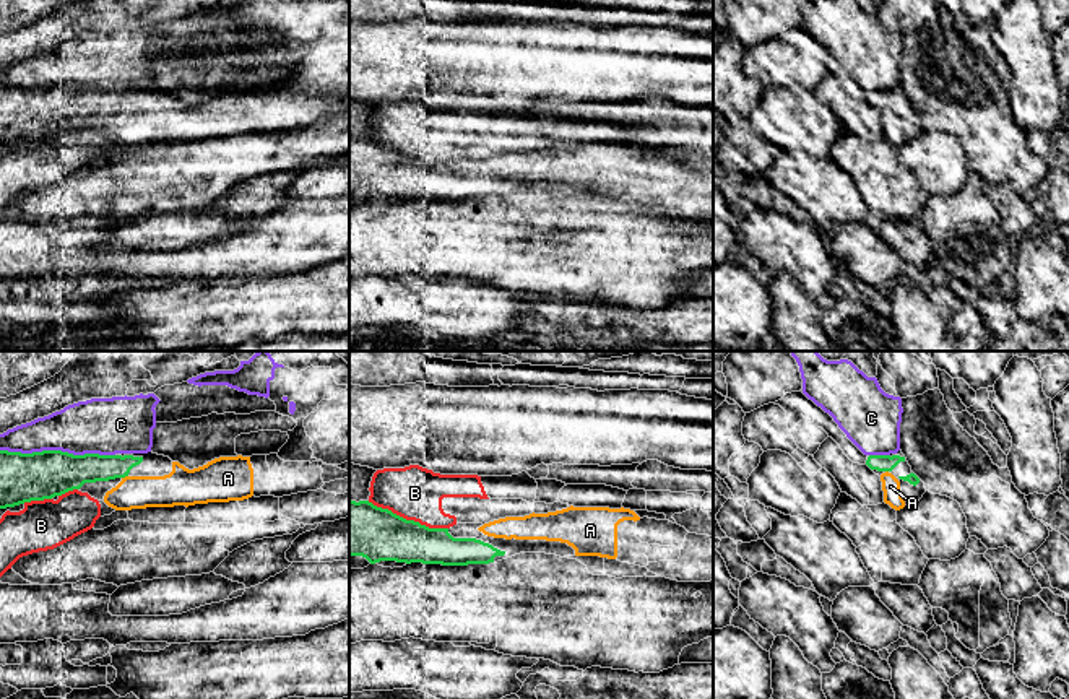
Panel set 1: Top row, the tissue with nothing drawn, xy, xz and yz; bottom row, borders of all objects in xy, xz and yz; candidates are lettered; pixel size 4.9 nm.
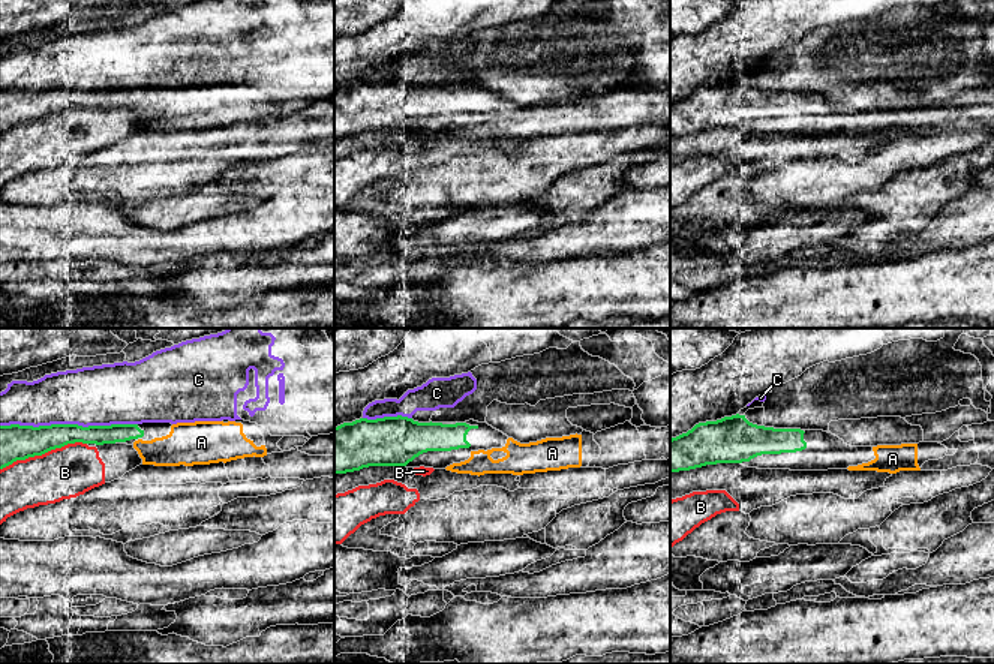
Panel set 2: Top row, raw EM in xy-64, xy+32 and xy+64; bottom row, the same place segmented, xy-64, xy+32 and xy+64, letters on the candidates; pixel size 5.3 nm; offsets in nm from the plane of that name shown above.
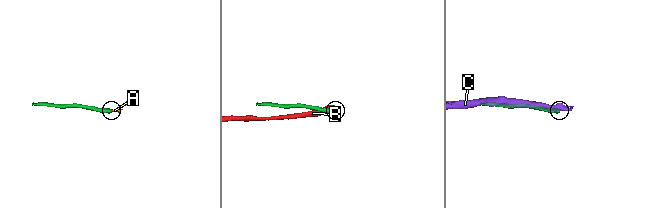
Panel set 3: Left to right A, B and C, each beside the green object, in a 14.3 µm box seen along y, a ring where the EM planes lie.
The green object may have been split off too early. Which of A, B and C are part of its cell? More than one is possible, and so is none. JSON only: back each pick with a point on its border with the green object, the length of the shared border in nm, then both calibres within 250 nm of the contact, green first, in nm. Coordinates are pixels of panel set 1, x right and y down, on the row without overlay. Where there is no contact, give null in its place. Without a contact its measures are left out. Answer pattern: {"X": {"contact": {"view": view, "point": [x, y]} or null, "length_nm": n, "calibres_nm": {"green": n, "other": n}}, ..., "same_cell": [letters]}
{"A": {"contact": {"view": "xy", "point": [124, 112]}, "length_nm": 40, "calibres_nm": {"green": 160, "other": 160}}, "same_cell": ["A"]}

